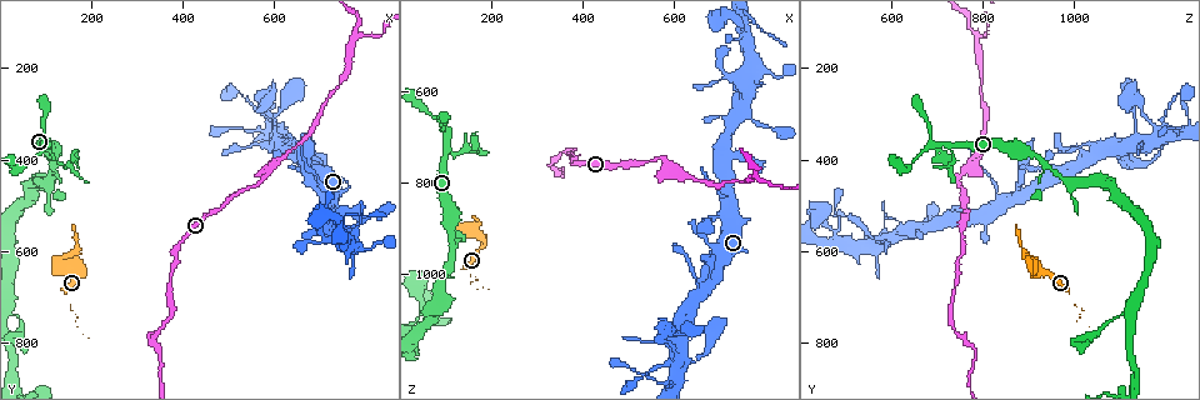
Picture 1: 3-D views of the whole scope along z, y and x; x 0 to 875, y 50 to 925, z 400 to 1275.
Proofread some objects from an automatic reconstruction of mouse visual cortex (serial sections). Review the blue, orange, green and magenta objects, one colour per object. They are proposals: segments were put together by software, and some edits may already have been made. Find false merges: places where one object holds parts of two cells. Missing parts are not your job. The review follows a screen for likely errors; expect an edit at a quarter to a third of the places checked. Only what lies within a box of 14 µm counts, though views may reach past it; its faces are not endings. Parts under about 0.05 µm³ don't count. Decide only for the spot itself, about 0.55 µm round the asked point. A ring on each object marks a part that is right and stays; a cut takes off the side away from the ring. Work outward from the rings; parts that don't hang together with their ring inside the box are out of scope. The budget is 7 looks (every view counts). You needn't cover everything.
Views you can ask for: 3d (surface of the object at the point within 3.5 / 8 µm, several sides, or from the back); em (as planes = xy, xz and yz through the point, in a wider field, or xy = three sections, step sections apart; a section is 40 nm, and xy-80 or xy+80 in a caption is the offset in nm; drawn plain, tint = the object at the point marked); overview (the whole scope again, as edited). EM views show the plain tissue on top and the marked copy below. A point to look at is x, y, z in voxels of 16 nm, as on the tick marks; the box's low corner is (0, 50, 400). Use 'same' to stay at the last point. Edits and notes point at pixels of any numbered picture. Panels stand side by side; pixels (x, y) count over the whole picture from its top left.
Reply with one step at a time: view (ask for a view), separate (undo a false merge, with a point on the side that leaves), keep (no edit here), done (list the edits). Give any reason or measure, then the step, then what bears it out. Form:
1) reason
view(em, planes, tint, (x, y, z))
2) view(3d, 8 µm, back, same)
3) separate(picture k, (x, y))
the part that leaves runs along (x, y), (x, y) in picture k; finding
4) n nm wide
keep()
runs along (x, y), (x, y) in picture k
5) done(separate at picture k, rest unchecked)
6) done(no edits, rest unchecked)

abrupt turn
view(3d, 8 µm, (145, 415, 725))

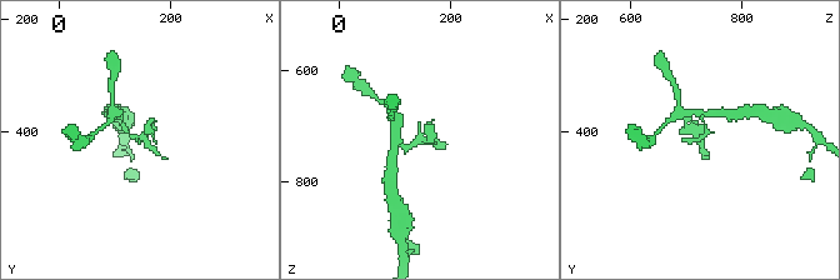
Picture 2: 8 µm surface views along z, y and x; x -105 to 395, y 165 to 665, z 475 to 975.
view(em, xy, step 3, tint, (145, 410, 730))

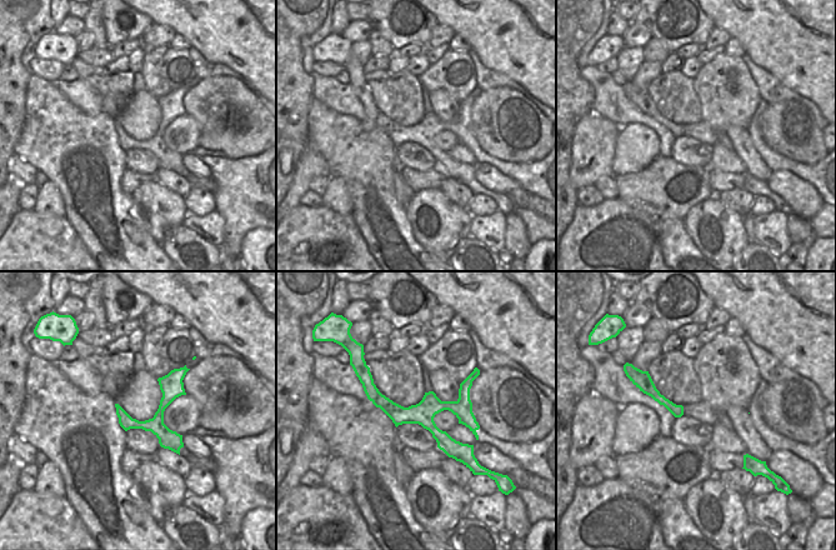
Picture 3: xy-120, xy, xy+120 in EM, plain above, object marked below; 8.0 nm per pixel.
keep()
one cell here

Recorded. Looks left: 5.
thick turns thin
view(3d, 3.5 µm, back, (750, 555, 655))

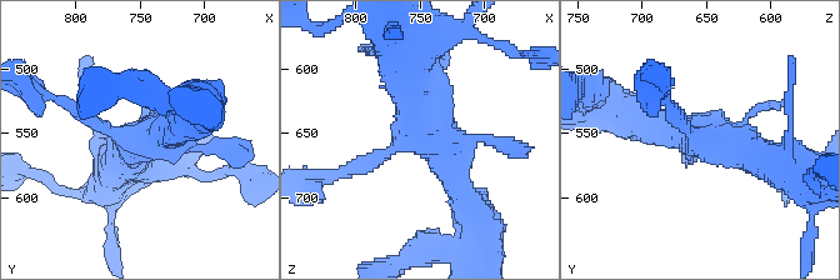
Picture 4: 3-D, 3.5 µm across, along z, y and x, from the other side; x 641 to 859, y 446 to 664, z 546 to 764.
need the tissue
view(em, xy, step 1, tint, (744, 554, 648))

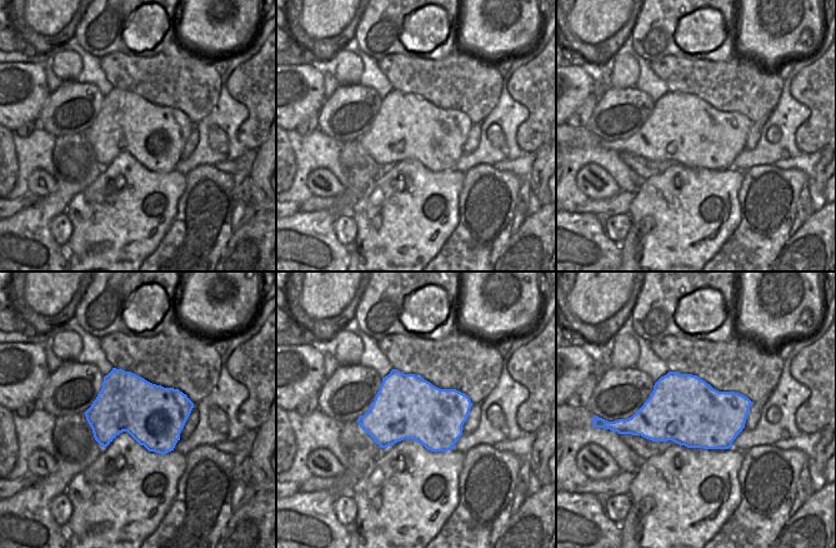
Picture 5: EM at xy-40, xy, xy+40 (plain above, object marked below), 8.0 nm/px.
keep()
runs along (464, 199), (403, 64) in picture 4; one cell here

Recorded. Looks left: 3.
branch point
view(3d, 3.5 µm, (585, 425, 760))

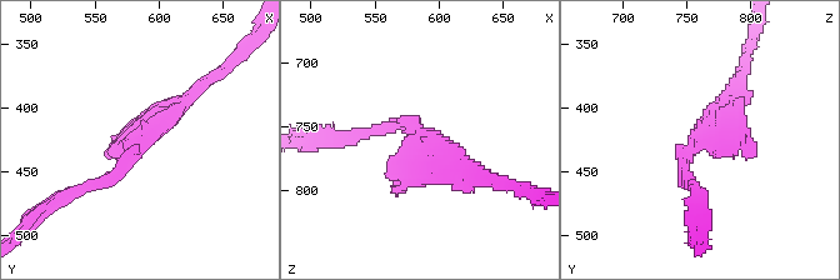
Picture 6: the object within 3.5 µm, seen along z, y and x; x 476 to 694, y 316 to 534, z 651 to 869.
keep()
runs along (84, 188), (115, 176), (199, 88) in picture 6; continuous, no second cell

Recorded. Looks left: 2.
done(no edits, rest unchecked)

